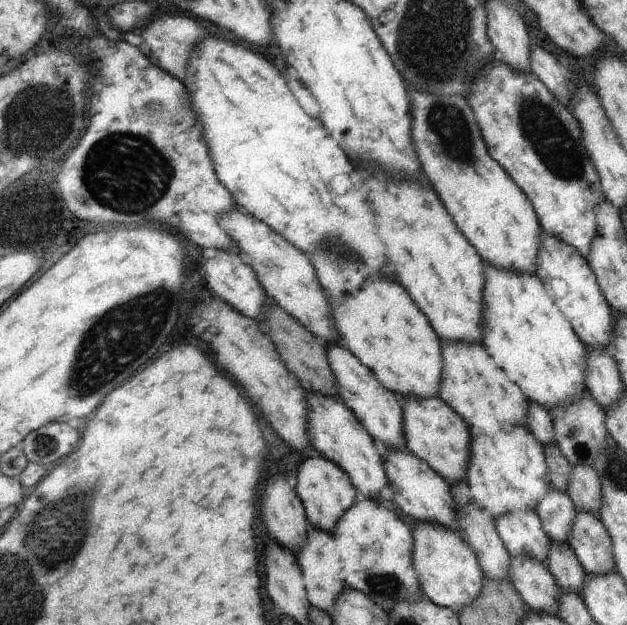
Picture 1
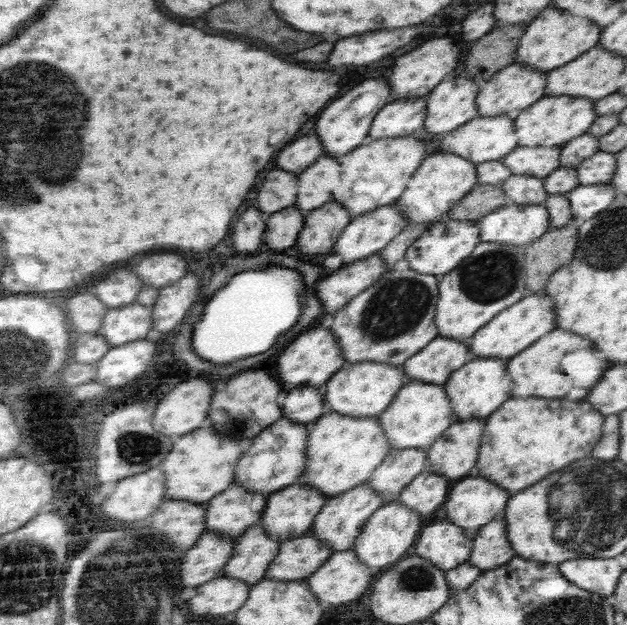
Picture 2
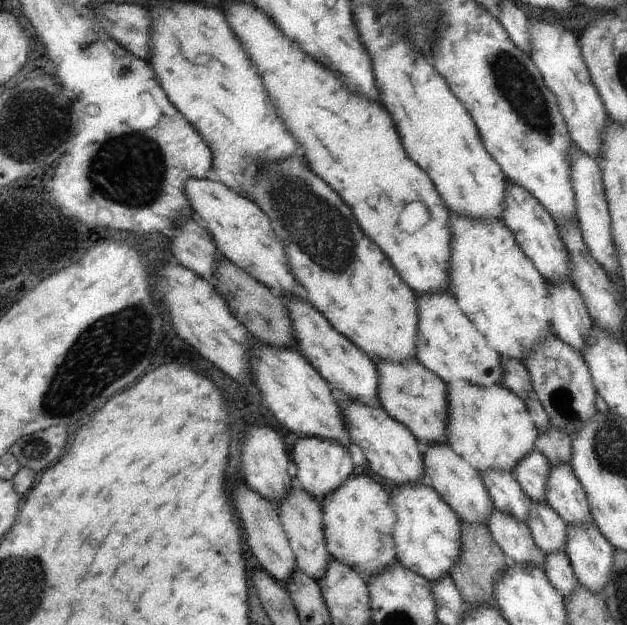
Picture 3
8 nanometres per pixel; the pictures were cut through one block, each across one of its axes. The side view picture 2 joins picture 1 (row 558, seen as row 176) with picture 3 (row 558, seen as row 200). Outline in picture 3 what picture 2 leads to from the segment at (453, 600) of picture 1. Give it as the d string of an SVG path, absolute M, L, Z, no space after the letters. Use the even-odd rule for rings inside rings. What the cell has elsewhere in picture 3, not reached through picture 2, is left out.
M428 482L406 483L390 493L398 520L393 537L399 560L432 582L451 575L463 551L463 526L459 514Z

